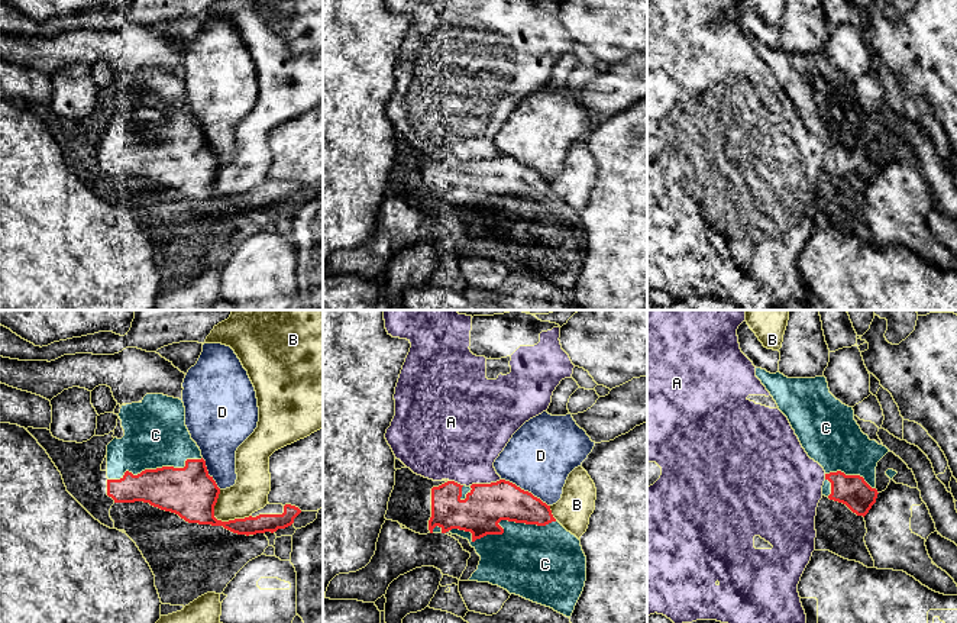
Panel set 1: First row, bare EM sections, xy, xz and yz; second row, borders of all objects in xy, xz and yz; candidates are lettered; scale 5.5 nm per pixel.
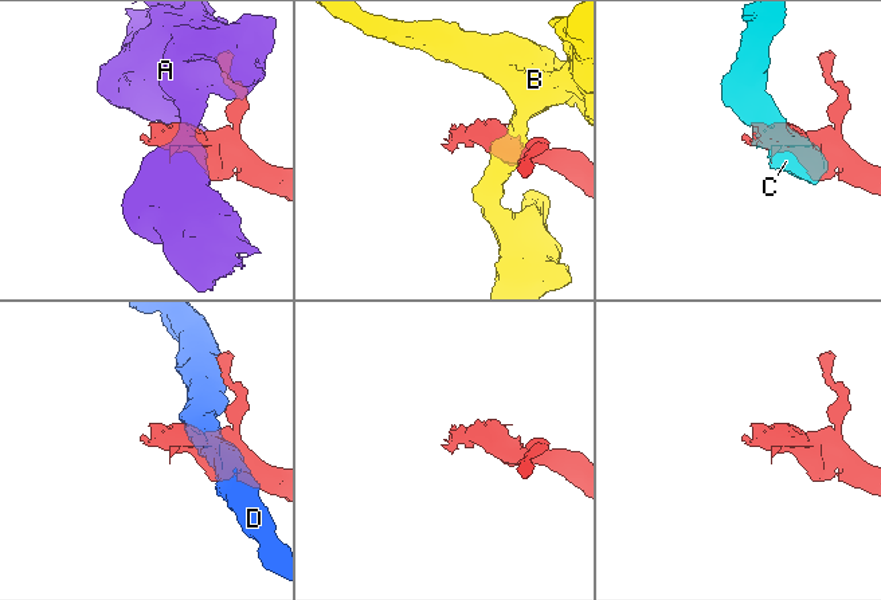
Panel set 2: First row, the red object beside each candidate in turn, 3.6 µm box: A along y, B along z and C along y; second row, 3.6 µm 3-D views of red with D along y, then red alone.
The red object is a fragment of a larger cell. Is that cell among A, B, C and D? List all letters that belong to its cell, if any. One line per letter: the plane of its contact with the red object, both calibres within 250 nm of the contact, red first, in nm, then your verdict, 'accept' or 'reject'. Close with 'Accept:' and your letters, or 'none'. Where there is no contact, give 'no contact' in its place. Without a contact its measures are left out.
A: contact in xz; calibres 240 and 400 nm; reject
B: contact in xy; calibres 280 and 200 nm; reject
C: contact in xz; calibres 240 and 400 nm; accept
D: contact in xz; calibres 240 and 380 nm; reject
Accept: C

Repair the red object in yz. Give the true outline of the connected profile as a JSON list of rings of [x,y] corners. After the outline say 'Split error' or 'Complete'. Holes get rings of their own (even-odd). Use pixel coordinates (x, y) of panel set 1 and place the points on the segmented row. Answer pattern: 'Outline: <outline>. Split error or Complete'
Outline: [[[756,368],[756,377],[788,417],[795,435],[811,459],[825,471],[822,496],[846,504],[857,516],[866,516],[876,503],[876,467],[889,452],[883,445],[870,440],[854,420],[854,410],[837,400],[825,377],[788,378],[780,372],[770,374]]]. Split error

